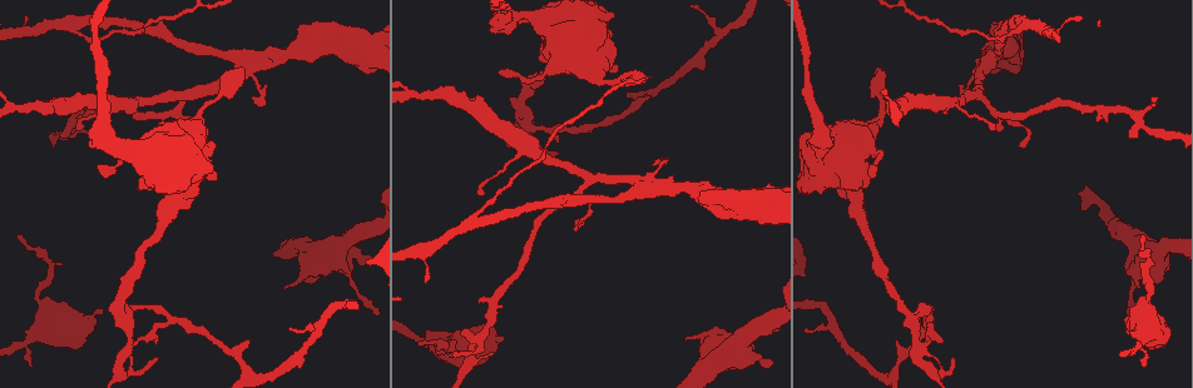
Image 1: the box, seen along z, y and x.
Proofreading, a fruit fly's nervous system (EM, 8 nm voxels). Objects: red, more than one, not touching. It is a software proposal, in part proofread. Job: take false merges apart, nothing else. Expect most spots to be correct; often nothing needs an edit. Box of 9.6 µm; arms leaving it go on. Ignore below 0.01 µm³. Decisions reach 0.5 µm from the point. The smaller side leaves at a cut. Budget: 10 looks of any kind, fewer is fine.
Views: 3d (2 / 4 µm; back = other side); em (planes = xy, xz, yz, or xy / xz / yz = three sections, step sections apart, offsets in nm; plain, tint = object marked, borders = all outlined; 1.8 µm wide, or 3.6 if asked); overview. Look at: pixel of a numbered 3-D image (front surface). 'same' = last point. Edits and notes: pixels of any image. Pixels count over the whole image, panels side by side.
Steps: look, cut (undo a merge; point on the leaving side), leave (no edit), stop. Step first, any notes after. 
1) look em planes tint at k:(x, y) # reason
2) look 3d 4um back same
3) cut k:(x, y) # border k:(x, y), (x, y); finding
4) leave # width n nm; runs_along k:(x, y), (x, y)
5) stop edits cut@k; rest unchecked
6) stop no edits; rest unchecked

look 3d 4um at 1:(528, 147)

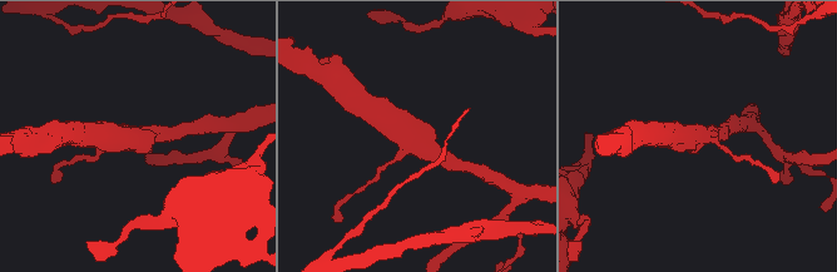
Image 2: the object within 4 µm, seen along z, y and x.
look em xy step 8 tint at 2:(133, 137)

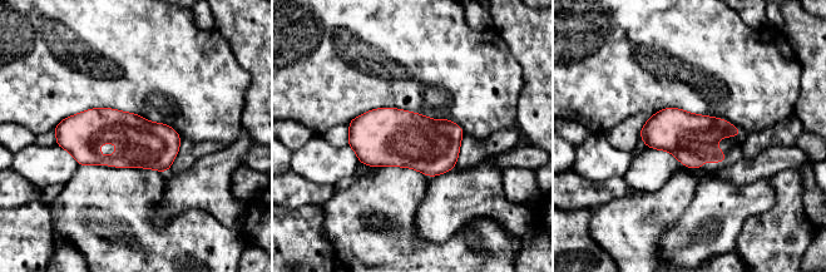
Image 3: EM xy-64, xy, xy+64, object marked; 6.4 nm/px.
look em planes tint same

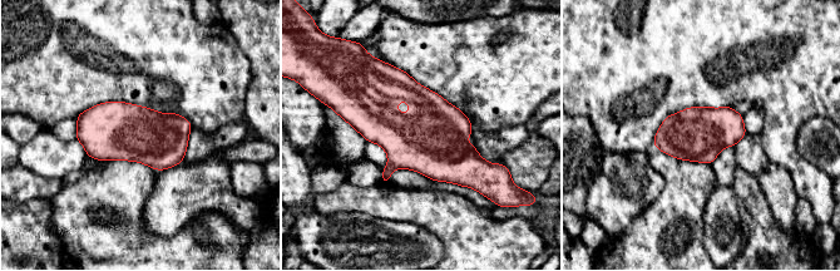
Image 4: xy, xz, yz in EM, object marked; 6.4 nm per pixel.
leave # width 360 nm; continuous, no second neuron

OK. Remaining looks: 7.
look 3d 4um at 1:(251, 60)

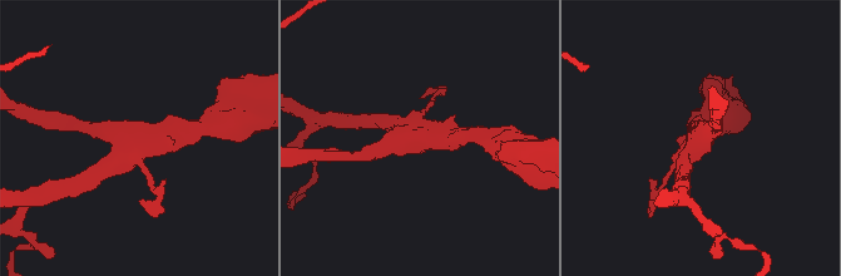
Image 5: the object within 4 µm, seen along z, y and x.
look em planes tint at 5:(138, 140) # shape alone is not enough

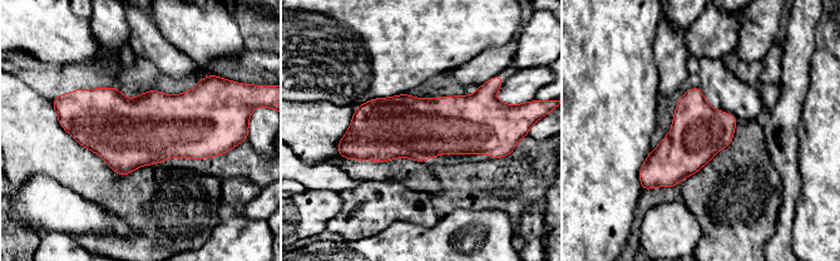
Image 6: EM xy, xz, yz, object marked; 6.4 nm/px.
leave # one neuron here

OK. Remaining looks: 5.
look em planes tint at 1:(1140, 118)

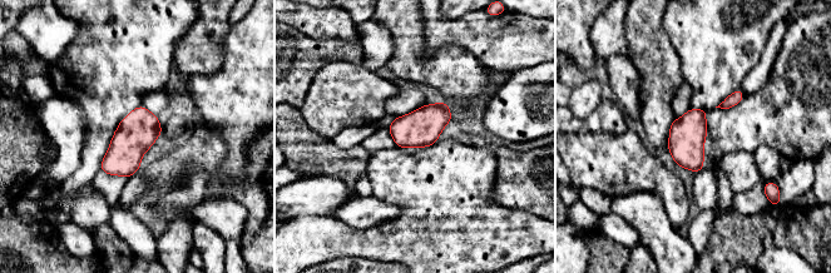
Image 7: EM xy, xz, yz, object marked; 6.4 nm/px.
leave # all the same neuron

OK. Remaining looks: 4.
look em 3.6um planes tint at 1:(338, 250) # sudden change in width

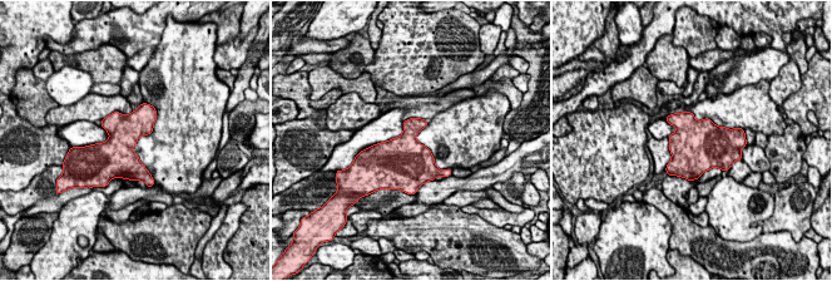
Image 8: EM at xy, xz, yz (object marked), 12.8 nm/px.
leave # continuous, no second neuron

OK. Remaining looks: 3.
stop no edits; rest unchecked

